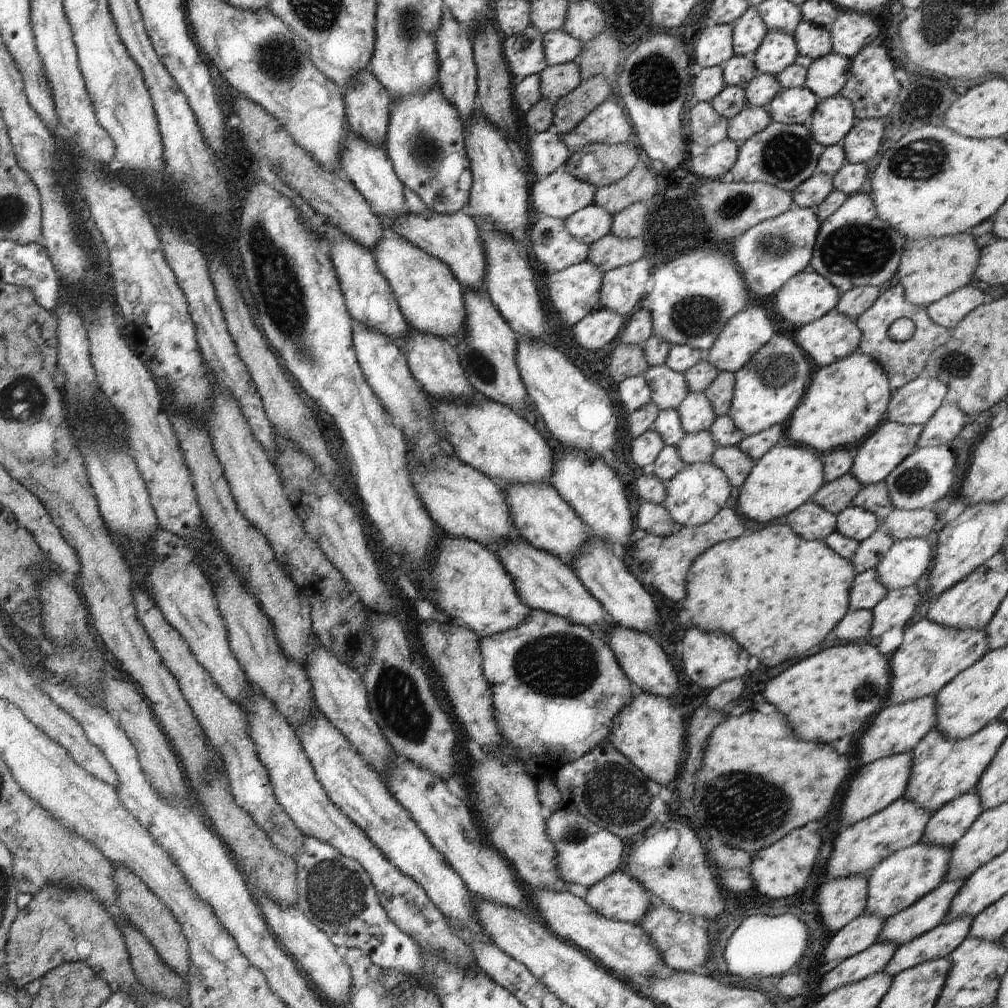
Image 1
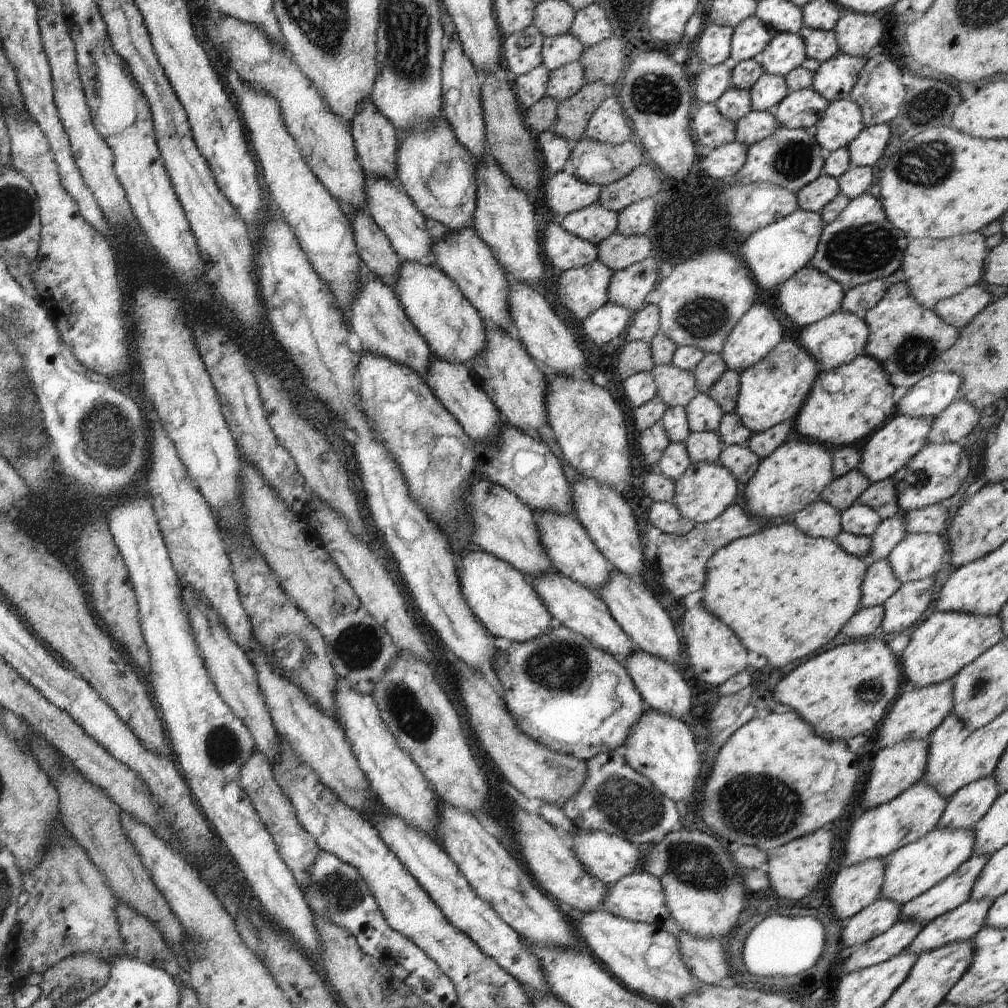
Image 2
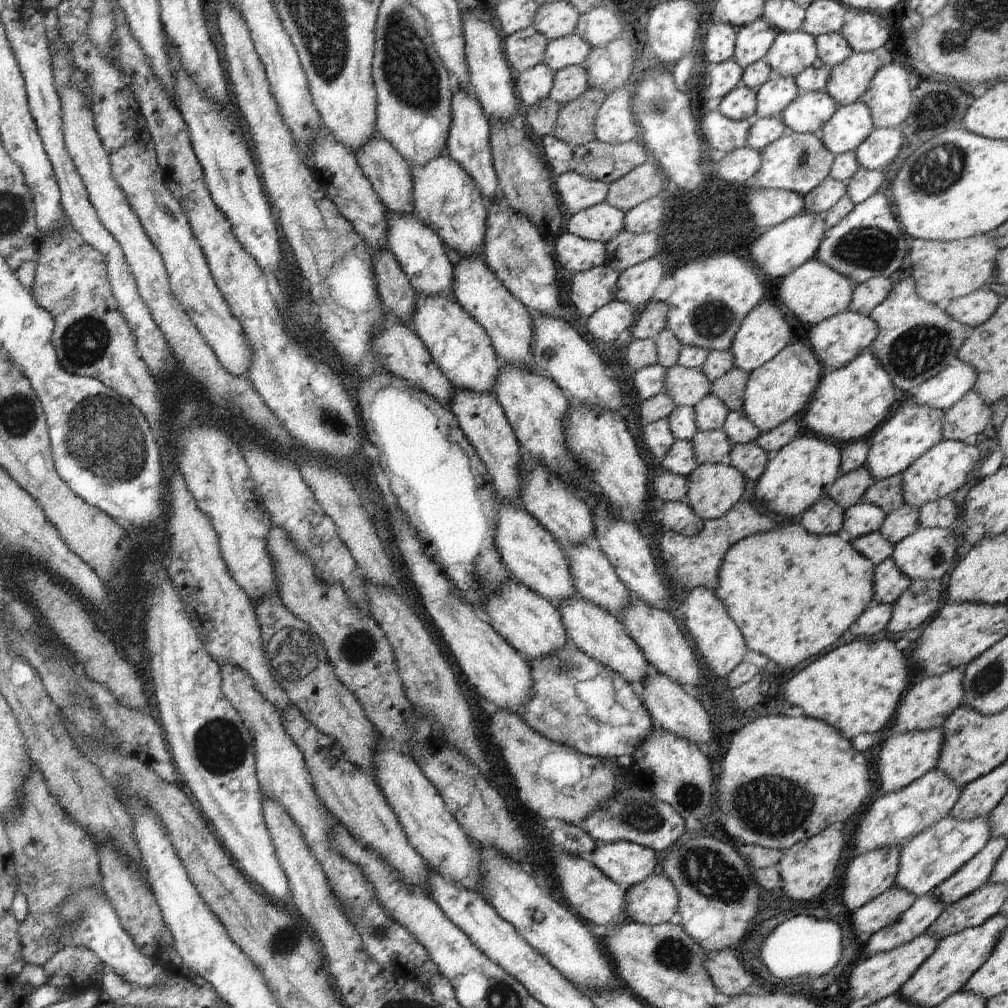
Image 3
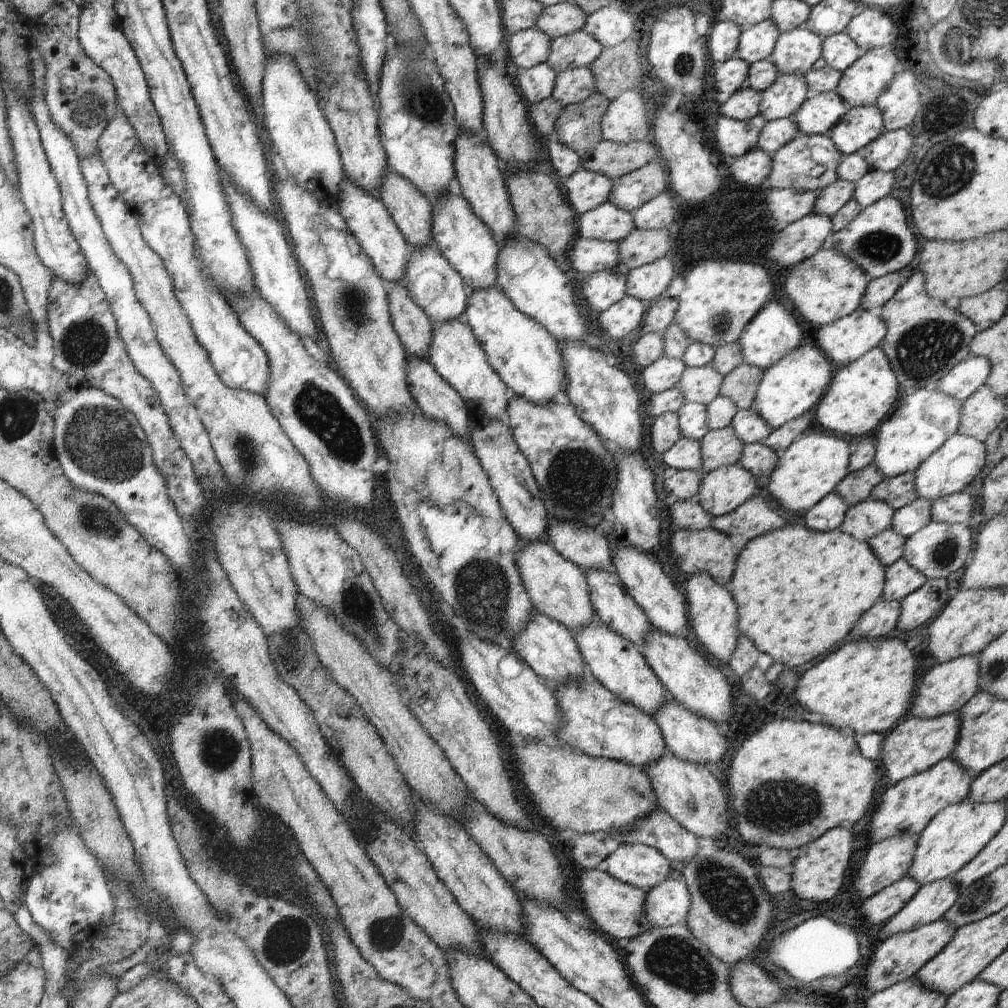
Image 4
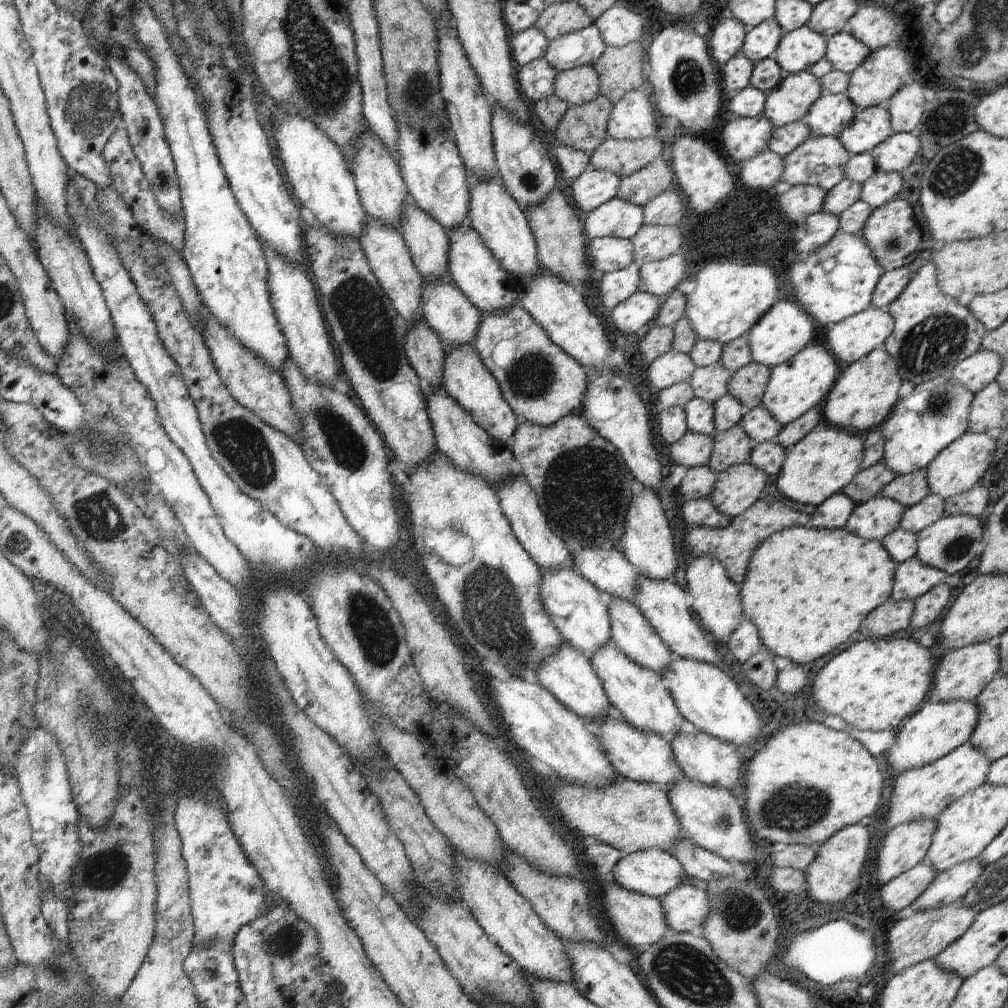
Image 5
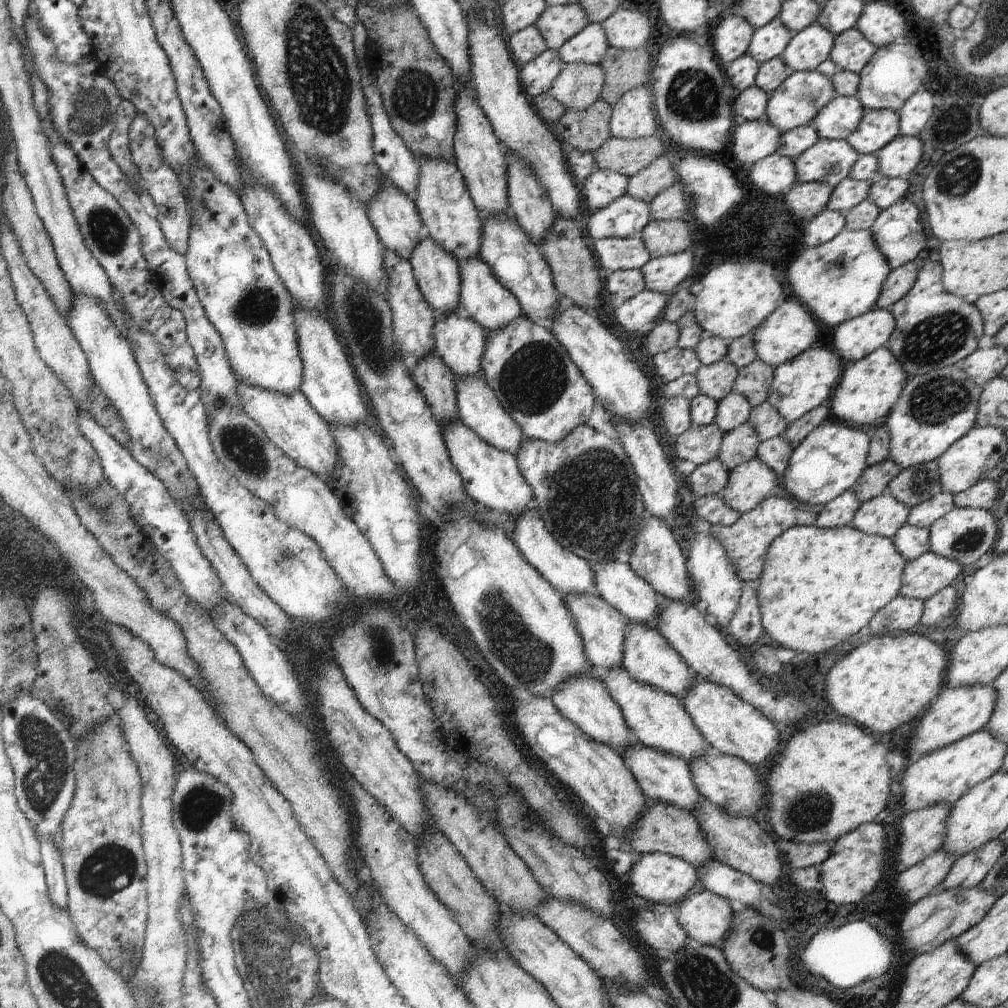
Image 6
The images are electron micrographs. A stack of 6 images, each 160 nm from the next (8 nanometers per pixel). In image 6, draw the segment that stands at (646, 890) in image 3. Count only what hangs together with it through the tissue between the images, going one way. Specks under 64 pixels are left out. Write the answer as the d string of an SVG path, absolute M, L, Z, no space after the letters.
M703 887L672 906L680 926L696 944L722 950L734 926L735 905Z

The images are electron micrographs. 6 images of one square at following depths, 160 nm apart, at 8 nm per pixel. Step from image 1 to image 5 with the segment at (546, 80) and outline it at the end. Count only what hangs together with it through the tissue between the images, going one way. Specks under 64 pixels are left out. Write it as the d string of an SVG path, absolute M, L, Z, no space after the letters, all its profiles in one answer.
M590 65L559 72L553 87L554 95L574 106L586 104L600 95L599 76Z

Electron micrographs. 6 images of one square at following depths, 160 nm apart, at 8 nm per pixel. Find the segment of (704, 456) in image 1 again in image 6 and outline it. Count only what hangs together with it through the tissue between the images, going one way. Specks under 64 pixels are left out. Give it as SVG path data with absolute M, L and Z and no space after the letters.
M749 422L736 426L726 433L717 460L728 470L757 457L758 439L756 430Z

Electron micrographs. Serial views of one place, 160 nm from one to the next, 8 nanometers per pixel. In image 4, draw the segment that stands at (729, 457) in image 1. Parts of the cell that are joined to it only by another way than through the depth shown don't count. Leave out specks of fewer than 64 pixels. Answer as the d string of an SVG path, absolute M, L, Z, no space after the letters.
M748 443L744 445L737 465L749 470L756 478L770 476L776 468L779 457L779 452L774 452L763 444Z

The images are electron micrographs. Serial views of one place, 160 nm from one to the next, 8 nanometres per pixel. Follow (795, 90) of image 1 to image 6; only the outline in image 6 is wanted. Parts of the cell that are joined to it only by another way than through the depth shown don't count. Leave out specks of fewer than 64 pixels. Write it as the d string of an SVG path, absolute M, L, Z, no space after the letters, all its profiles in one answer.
M837 95L820 110L812 126L820 139L846 140L854 130L858 130L858 124L862 122L867 111L855 97Z

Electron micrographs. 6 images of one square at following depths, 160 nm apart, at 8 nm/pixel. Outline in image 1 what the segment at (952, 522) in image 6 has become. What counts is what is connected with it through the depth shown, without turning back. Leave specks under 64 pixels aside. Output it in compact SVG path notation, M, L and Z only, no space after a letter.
M926 539L896 541L874 569L877 579L888 591L911 587L930 568L932 555L934 548Z

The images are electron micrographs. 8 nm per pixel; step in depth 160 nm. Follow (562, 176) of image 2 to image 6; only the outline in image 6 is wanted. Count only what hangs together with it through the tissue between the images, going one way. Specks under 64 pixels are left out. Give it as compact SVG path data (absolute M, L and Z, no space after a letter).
M598 169L581 181L584 205L592 213L627 195L629 178L610 170Z

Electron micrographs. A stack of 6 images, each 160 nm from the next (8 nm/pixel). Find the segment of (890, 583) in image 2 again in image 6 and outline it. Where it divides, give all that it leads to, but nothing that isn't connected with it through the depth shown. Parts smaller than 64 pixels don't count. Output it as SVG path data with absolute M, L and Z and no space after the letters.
M928 551L916 560L907 562L900 595L926 601L950 586L962 570L958 562Z

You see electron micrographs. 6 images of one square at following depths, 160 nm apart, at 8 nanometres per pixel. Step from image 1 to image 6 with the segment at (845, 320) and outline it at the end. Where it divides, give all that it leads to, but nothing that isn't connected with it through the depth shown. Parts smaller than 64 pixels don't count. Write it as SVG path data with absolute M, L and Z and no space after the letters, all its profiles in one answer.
M873 309L835 328L834 347L844 361L856 363L885 347L896 322L888 309Z

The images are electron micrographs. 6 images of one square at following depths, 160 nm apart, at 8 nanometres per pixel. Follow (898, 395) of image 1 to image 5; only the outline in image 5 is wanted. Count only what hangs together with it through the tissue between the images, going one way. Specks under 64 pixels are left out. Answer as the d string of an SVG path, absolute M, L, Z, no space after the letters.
M983 349L976 351L962 362L955 363L955 367L949 372L949 378L975 395L996 380L1001 368L1000 356Z

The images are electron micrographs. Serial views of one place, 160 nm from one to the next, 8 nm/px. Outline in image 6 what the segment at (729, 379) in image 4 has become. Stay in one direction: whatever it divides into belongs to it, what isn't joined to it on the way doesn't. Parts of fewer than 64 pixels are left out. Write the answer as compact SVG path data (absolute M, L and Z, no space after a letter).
M754 360L749 366L742 368L736 378L733 392L742 394L756 407L767 401L770 386L773 384L775 367L769 366L762 360Z

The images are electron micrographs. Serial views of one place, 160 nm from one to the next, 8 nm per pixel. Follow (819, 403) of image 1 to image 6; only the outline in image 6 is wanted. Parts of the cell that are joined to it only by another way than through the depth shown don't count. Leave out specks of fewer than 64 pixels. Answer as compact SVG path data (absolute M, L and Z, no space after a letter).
M886 346L877 349L842 372L841 381L827 403L831 419L860 428L878 424L892 411L908 378L902 362L898 362L898 358Z

